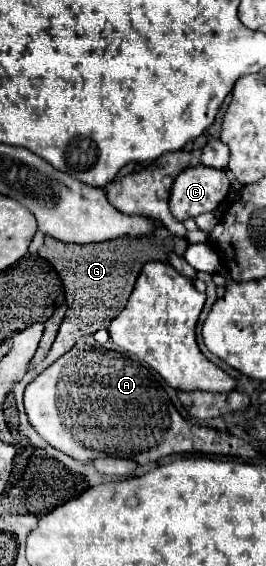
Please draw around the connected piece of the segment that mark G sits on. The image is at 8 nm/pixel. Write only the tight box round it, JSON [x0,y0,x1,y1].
[36,225,186,373]

